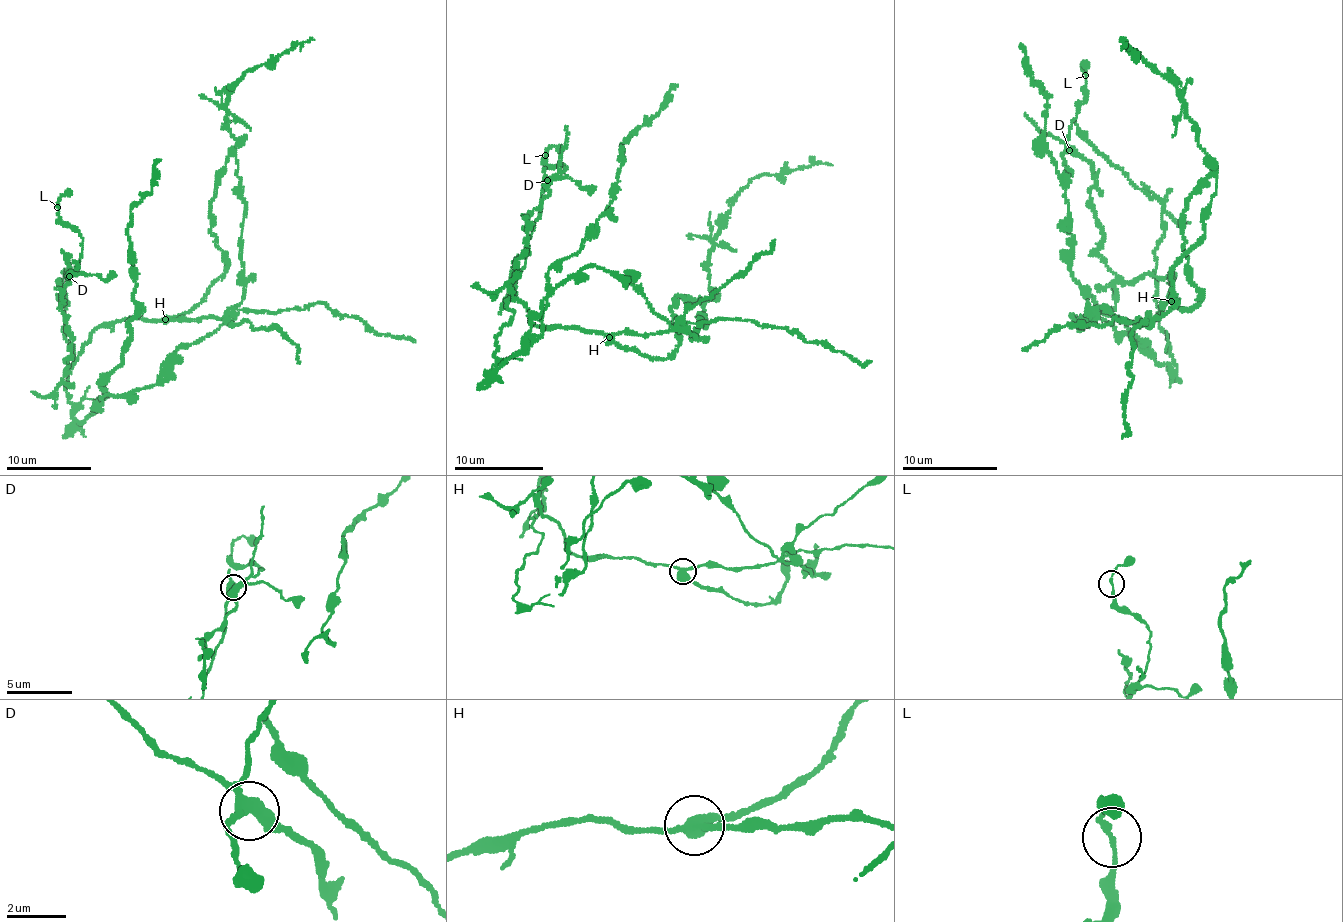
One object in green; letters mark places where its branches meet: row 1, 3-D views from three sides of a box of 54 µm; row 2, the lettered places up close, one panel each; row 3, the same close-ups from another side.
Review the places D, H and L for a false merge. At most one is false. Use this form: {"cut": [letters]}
{"cut": ["H"]}

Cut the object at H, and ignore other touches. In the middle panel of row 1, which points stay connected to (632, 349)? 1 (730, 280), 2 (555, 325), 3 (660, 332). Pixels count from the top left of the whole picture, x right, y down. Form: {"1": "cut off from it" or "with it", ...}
{"1": "cut off from it", "2": "cut off from it", "3": "cut off from it"}

